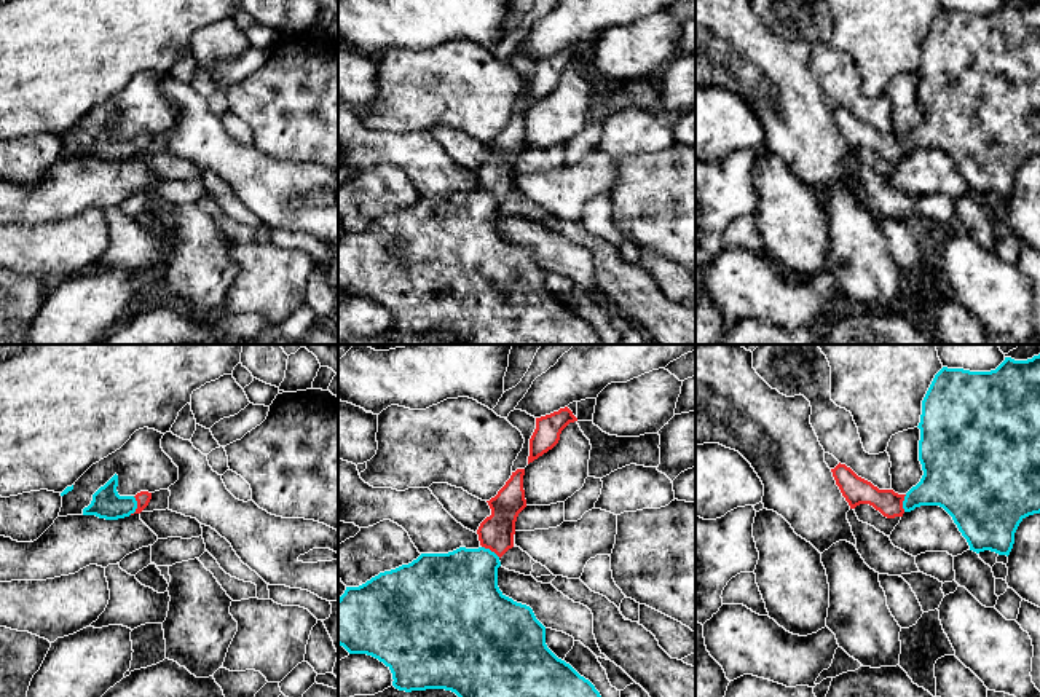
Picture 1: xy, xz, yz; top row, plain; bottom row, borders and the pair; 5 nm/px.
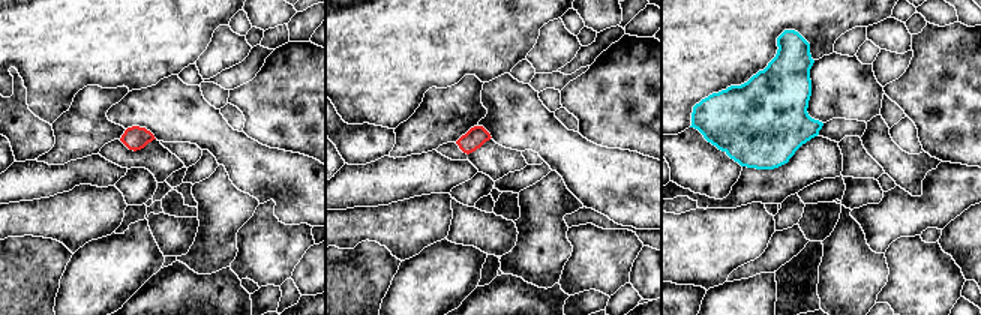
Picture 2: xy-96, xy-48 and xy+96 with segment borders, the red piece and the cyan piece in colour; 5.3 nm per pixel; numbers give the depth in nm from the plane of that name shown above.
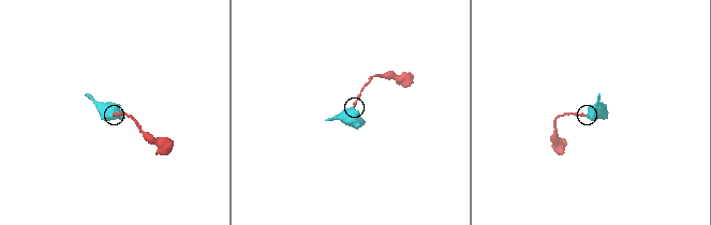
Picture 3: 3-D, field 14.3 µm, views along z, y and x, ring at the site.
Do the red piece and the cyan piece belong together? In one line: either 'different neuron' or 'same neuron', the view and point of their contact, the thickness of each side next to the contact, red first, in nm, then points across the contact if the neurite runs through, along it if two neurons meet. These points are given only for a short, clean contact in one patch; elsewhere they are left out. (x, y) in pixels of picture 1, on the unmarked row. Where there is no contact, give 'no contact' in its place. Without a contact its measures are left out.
same neuron; contact xy (137, 149); calibres 70 and 150 nm; way xy (142, 141), (137, 149), (110, 149), (106, 145)

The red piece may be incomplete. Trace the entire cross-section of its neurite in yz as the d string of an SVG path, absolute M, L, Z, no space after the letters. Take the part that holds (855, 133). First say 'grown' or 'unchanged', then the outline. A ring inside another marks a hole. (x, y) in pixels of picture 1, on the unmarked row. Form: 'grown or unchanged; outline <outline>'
grown; outline M1005 0L991 14L943 10L922 43L917 70L924 118L906 137L879 132L845 107L831 112L850 152L869 147L895 161L920 148L940 148L952 159L970 193L1008 199L1019 166L1040 156L1040 0Z

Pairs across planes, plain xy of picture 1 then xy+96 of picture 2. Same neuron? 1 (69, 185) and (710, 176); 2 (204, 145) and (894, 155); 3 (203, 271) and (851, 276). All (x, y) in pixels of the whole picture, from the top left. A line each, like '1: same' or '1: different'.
1: different
2: same
3: same

